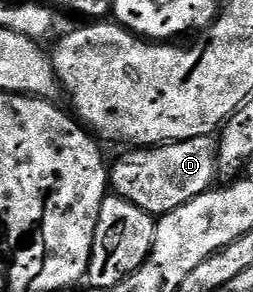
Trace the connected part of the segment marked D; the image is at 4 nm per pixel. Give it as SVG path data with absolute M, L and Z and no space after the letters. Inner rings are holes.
M212 136L168 145L137 147L111 165L111 189L118 197L134 201L139 208L154 215L170 213L191 199L209 192L218 180L217 143Z

